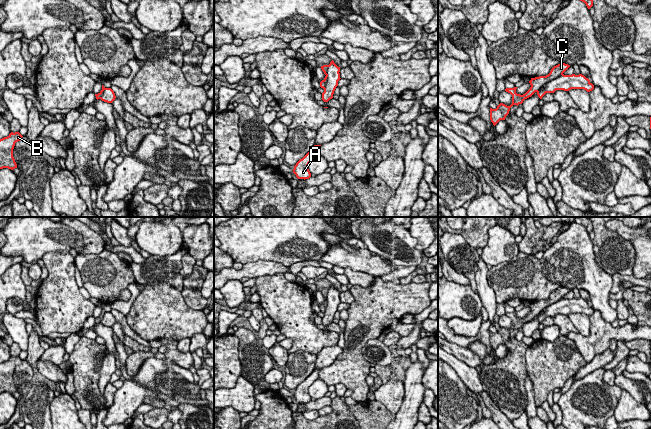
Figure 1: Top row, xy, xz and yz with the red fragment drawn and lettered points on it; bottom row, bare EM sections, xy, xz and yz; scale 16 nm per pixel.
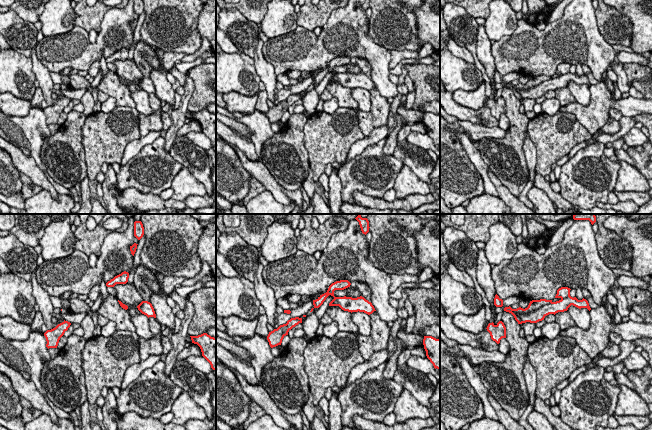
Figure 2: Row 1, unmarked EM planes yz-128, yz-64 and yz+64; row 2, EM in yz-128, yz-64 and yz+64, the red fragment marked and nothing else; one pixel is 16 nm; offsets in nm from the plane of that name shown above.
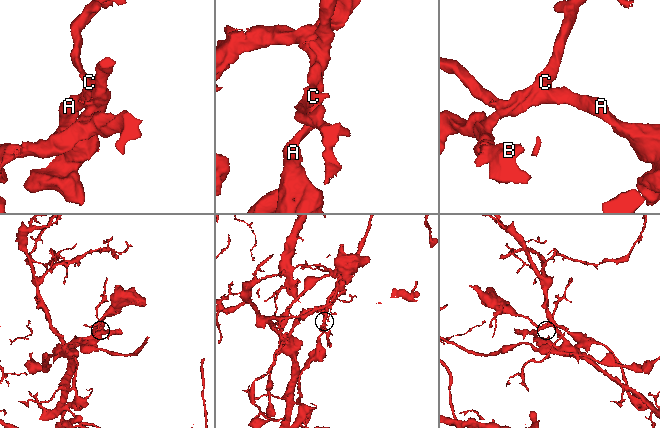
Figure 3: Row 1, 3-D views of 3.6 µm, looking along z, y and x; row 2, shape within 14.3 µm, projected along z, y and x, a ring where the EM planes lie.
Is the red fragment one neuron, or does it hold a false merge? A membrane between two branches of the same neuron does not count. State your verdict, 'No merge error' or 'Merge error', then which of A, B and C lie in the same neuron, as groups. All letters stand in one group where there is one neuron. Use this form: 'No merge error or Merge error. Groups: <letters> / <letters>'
Merge error. Groups: A C / B

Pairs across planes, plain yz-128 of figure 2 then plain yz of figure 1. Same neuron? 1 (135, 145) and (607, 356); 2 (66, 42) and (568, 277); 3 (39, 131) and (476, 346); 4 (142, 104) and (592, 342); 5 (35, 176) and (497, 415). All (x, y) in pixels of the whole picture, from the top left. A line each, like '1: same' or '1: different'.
1: same
2: same
3: same
4: different
5: same

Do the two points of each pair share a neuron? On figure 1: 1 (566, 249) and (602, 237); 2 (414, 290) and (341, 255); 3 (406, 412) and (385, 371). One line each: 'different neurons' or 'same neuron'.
1: different neurons
2: different neurons
3: different neurons

